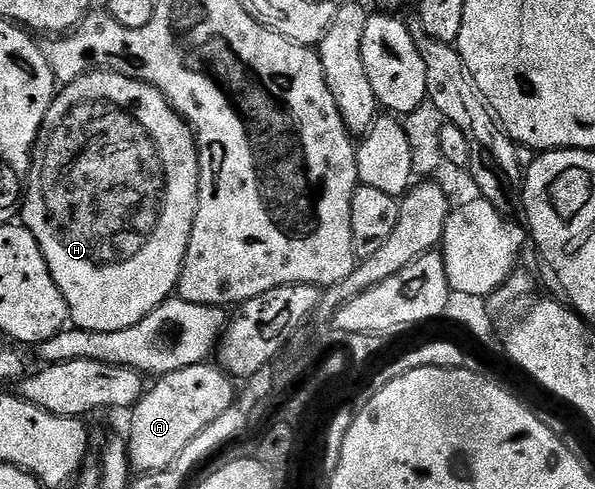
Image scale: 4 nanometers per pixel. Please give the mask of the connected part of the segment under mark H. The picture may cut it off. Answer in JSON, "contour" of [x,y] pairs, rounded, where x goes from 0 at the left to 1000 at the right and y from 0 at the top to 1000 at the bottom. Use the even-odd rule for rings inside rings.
{"contour":[[[160,145],[141,151],[119,174],[104,174],[92,188],[91,209],[64,272],[64,290],[57,297],[50,360],[44,364],[40,401],[34,413],[34,452],[47,472],[54,472],[54,481],[61,481],[61,497],[67,497],[67,513],[81,538],[81,554],[87,554],[87,571],[94,587],[101,587],[111,613],[123,671],[148,677],[208,677],[235,661],[235,652],[262,636],[269,620],[289,605],[299,589],[306,540],[313,536],[316,497],[329,448],[334,382],[336,333],[326,266],[314,256],[313,241],[286,217],[286,207],[262,178],[200,149]]]}

